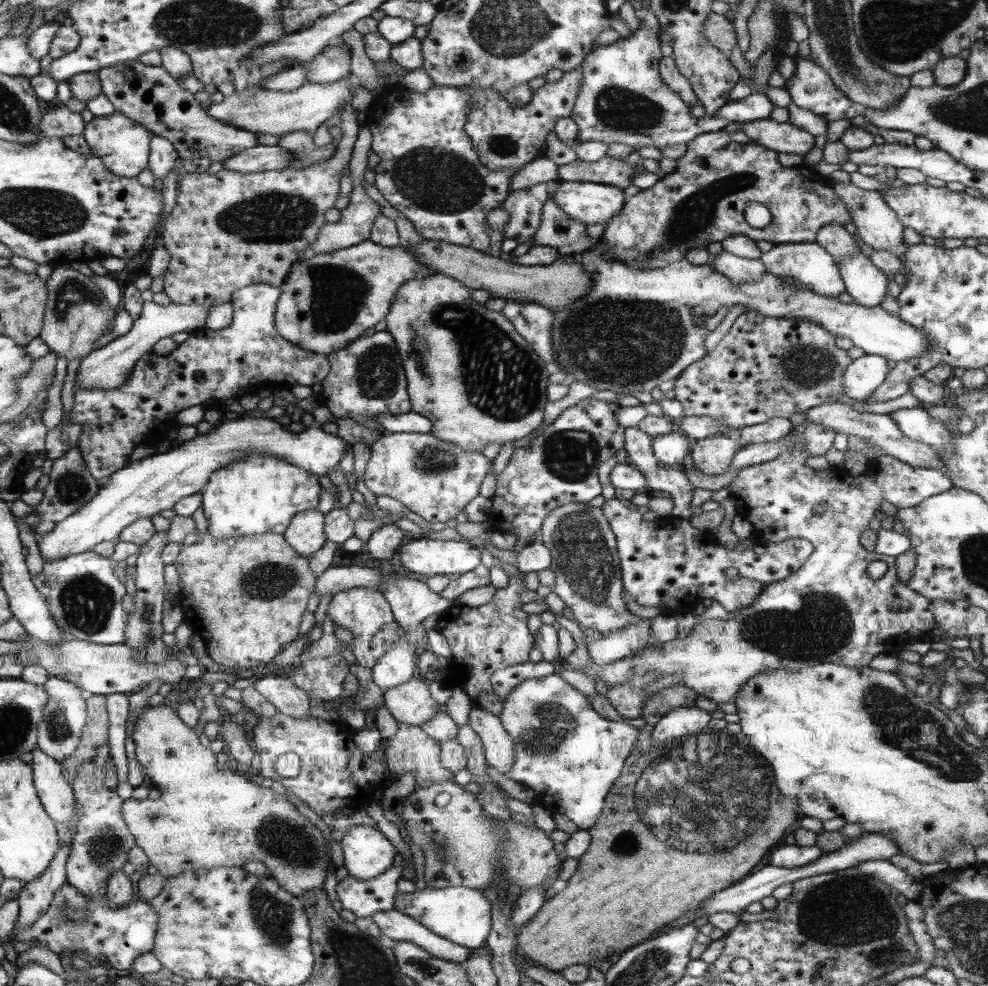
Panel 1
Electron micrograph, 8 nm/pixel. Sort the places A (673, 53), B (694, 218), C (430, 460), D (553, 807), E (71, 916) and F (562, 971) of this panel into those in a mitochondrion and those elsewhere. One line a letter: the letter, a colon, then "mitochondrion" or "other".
A: other
B: mitochondrion
C: mitochondrion
D: other
E: mitochondrion
F: other

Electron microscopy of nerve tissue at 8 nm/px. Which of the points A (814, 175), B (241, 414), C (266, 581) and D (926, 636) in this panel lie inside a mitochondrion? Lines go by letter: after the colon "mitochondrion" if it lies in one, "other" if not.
A: other
B: other
C: mitochondrion
D: other

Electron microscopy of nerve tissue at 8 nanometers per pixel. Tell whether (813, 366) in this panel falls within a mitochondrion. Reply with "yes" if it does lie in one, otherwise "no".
yes

